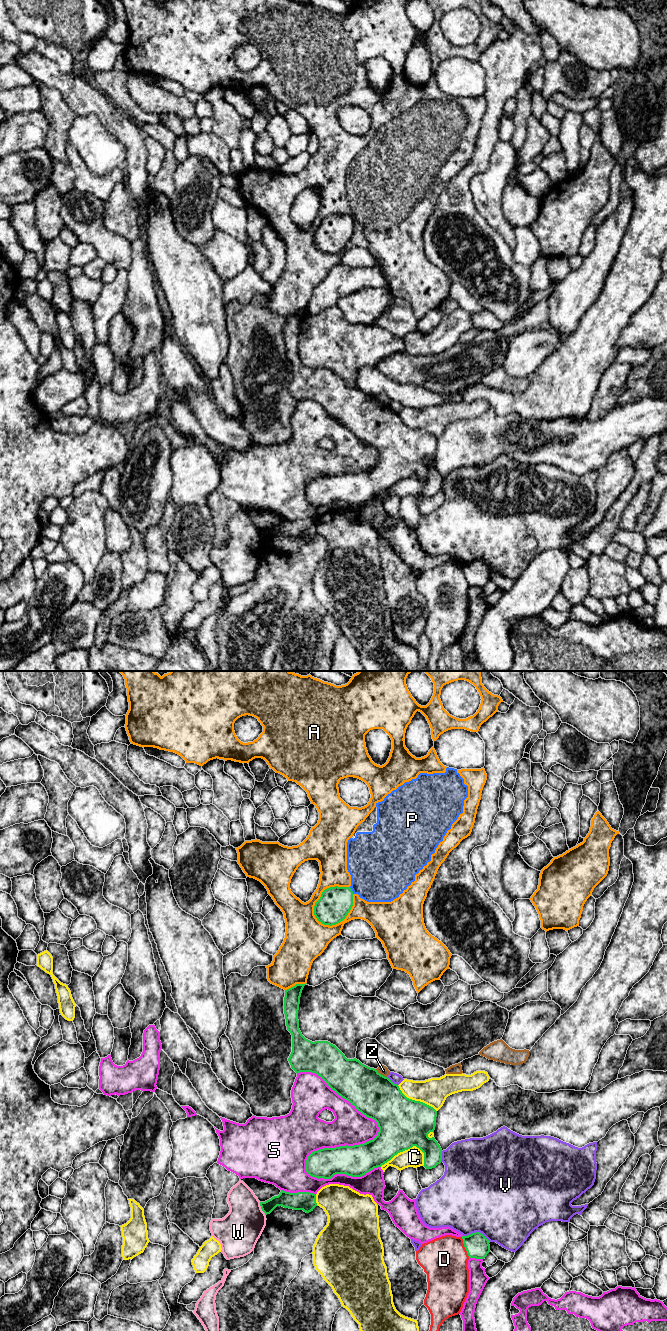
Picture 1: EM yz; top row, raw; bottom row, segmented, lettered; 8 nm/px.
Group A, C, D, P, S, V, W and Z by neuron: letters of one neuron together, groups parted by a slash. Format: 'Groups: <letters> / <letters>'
Groups: A P / C / D / S / V / W / Z

